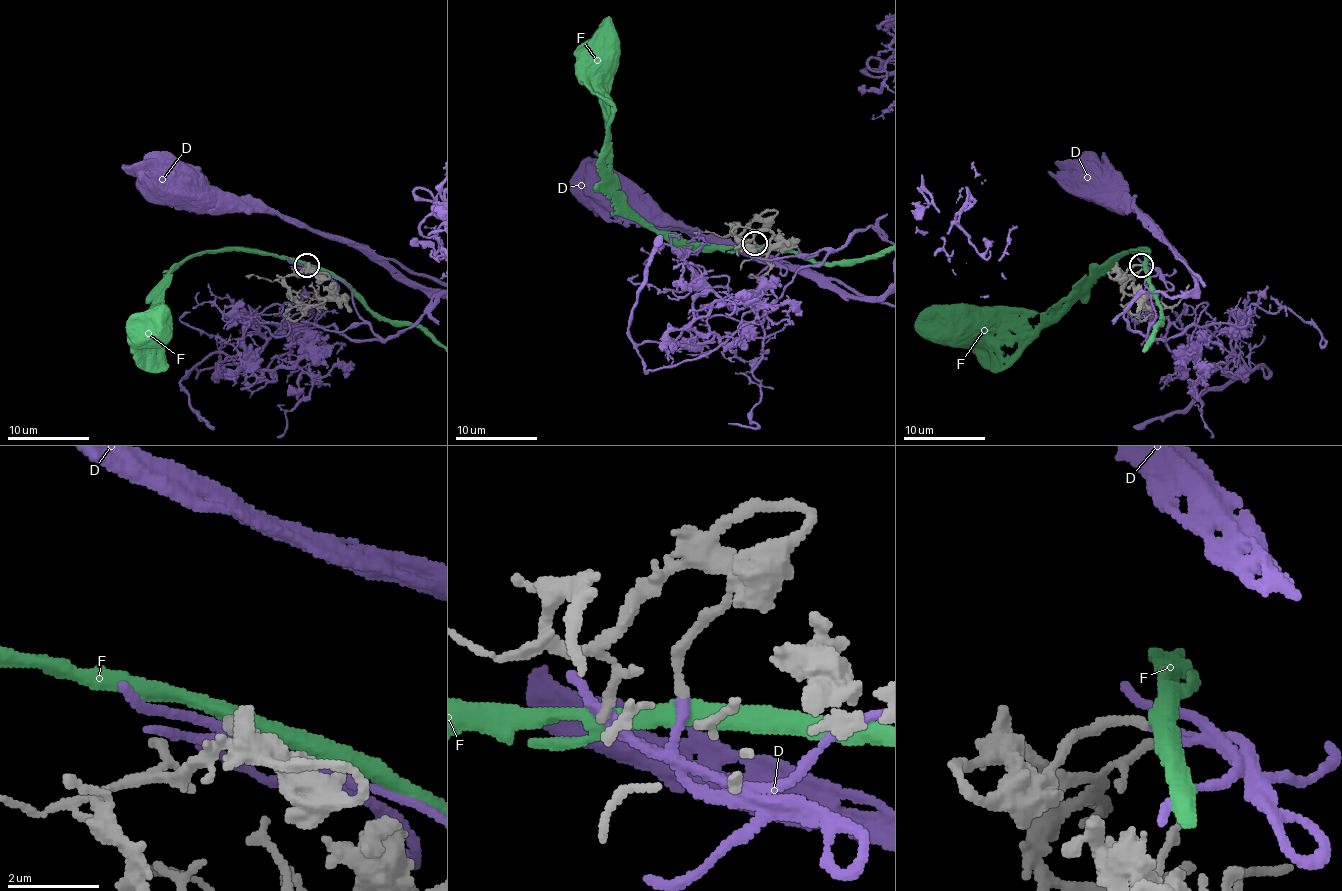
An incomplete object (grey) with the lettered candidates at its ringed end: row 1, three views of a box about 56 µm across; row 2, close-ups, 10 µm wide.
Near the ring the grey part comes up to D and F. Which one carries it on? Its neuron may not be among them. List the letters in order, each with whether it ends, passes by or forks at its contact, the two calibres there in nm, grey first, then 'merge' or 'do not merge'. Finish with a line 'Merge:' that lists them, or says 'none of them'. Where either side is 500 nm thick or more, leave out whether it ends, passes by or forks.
D: it ends there; 240 nm thick on the grey side, 190 nm on the other; merge
F: it passes by; 240 nm thick on the grey side, 400 nm on the other; do not merge
Merge: D

